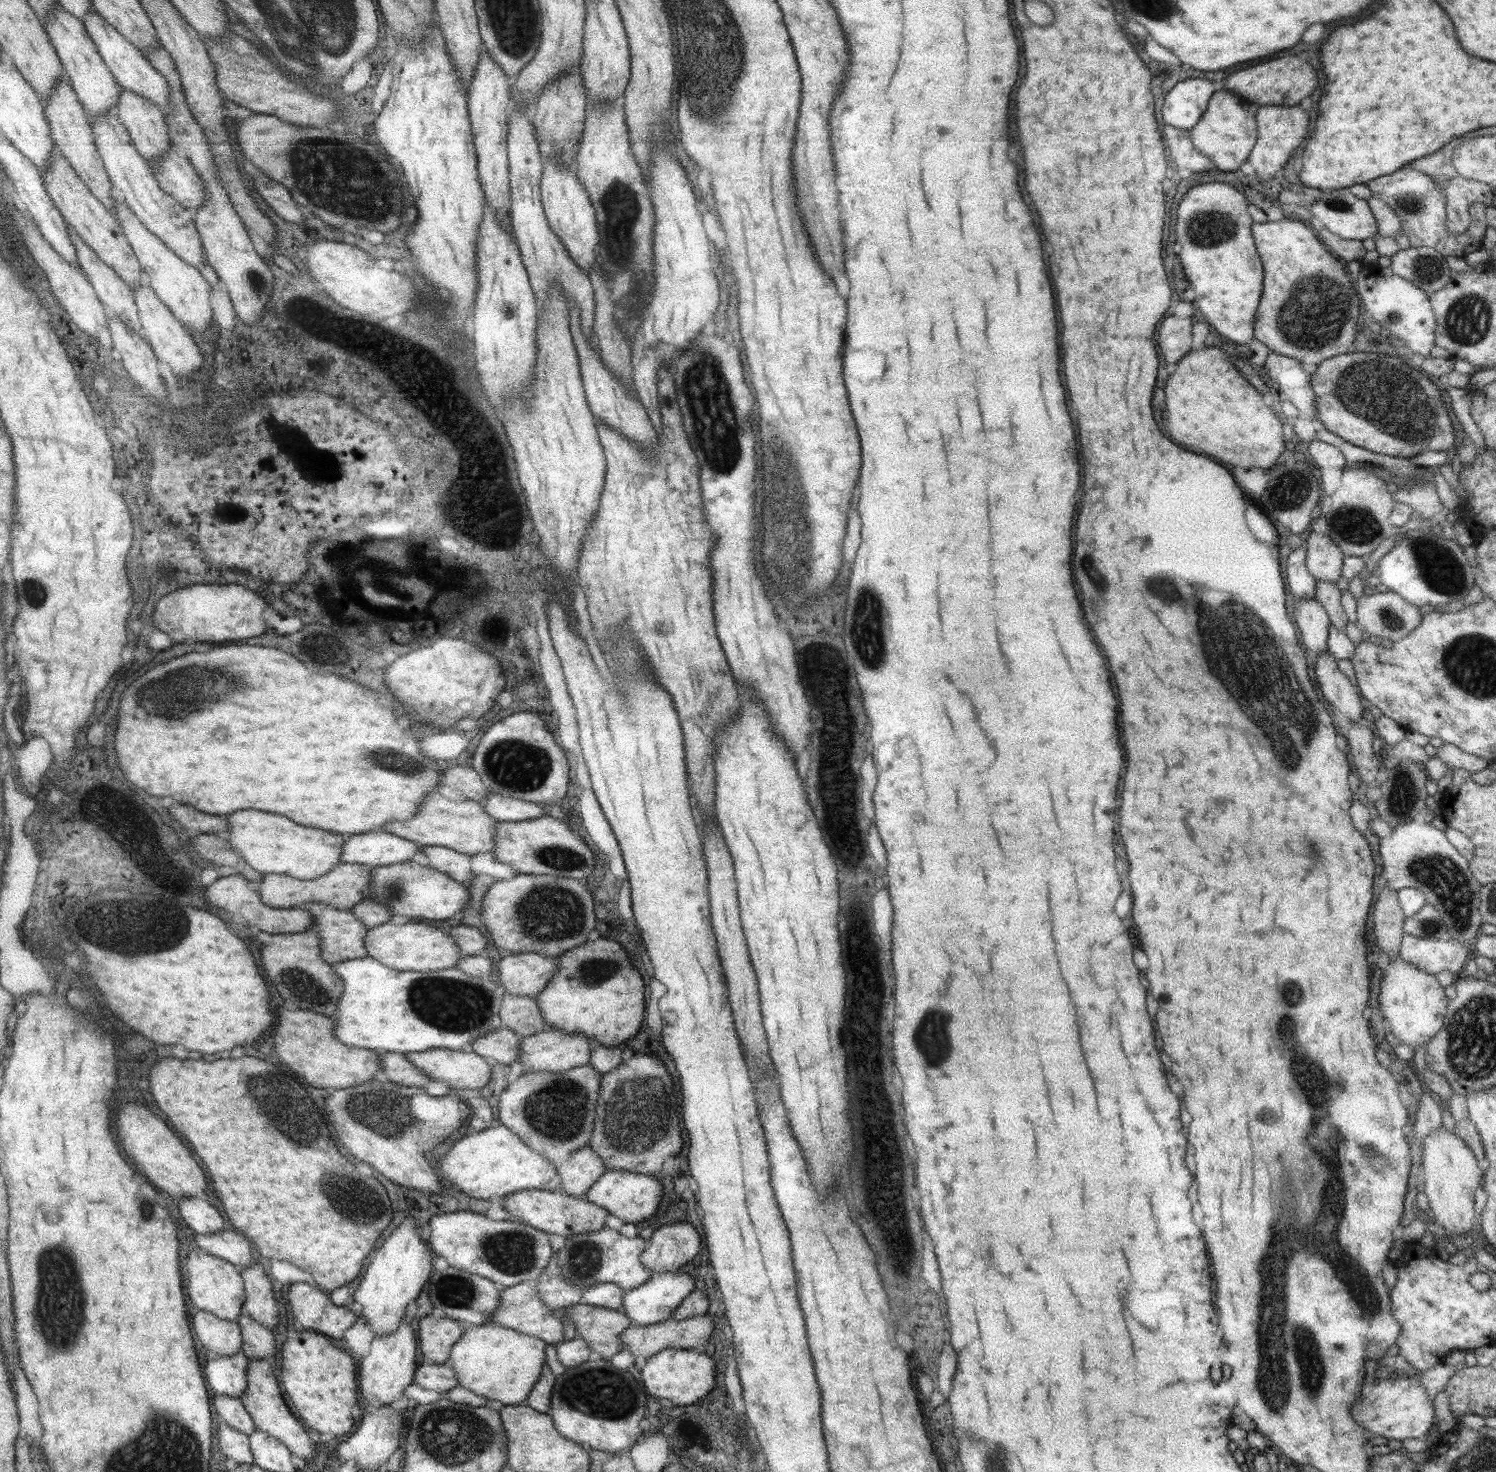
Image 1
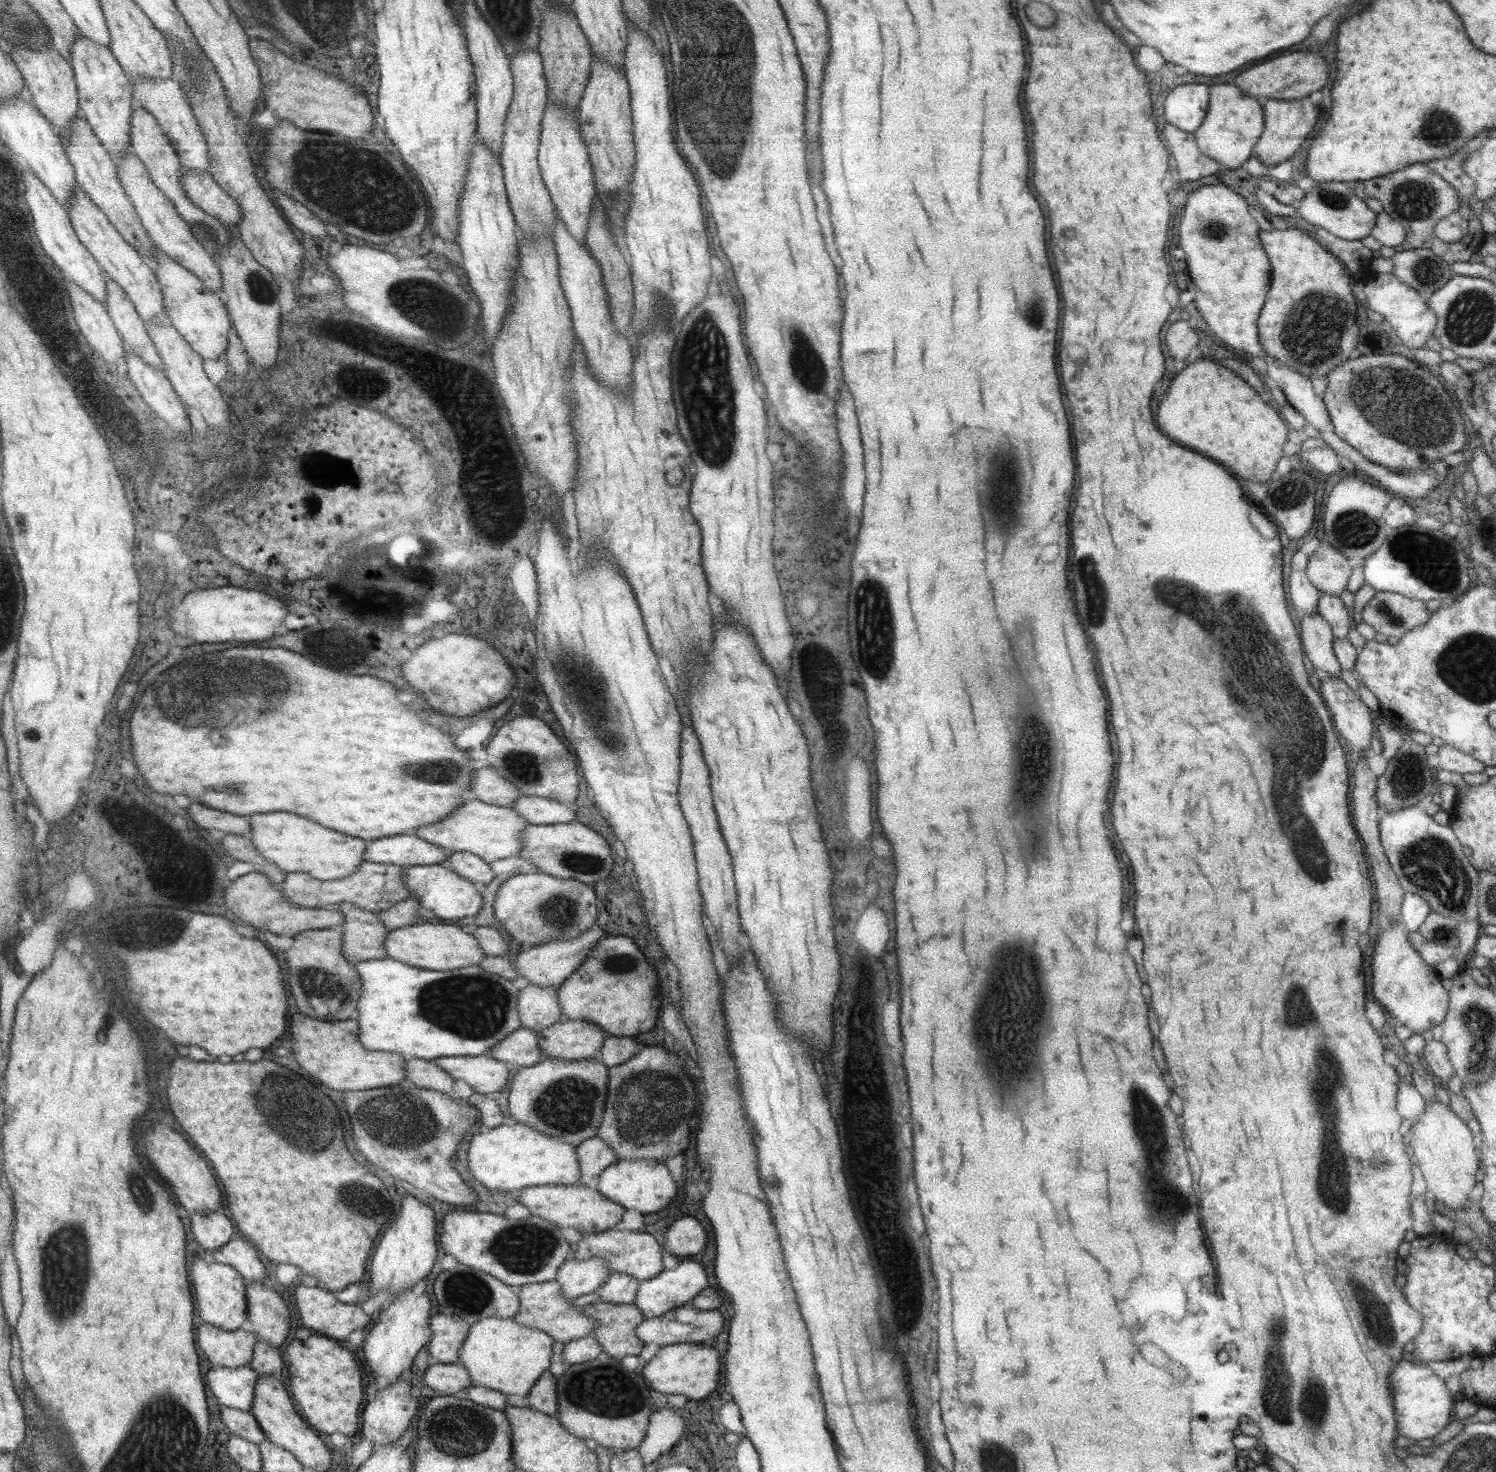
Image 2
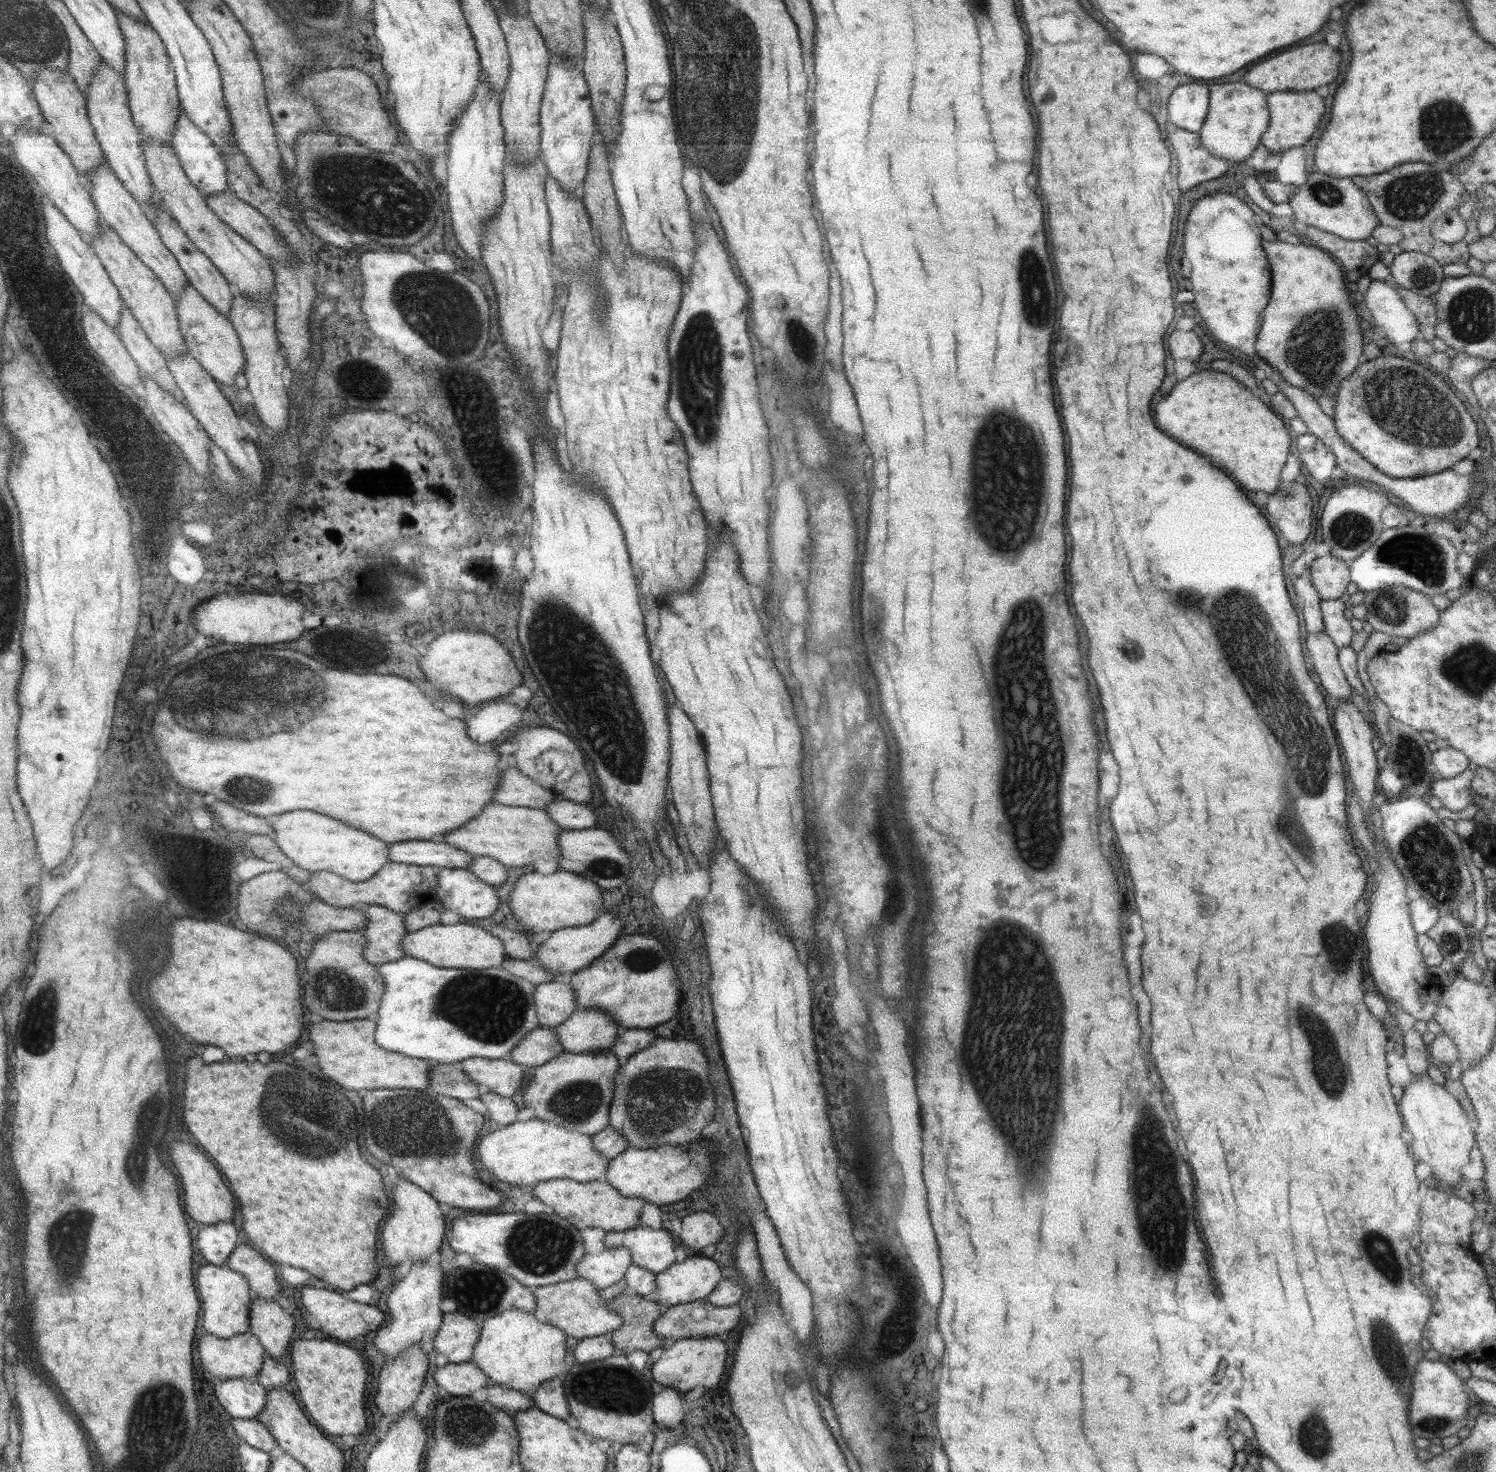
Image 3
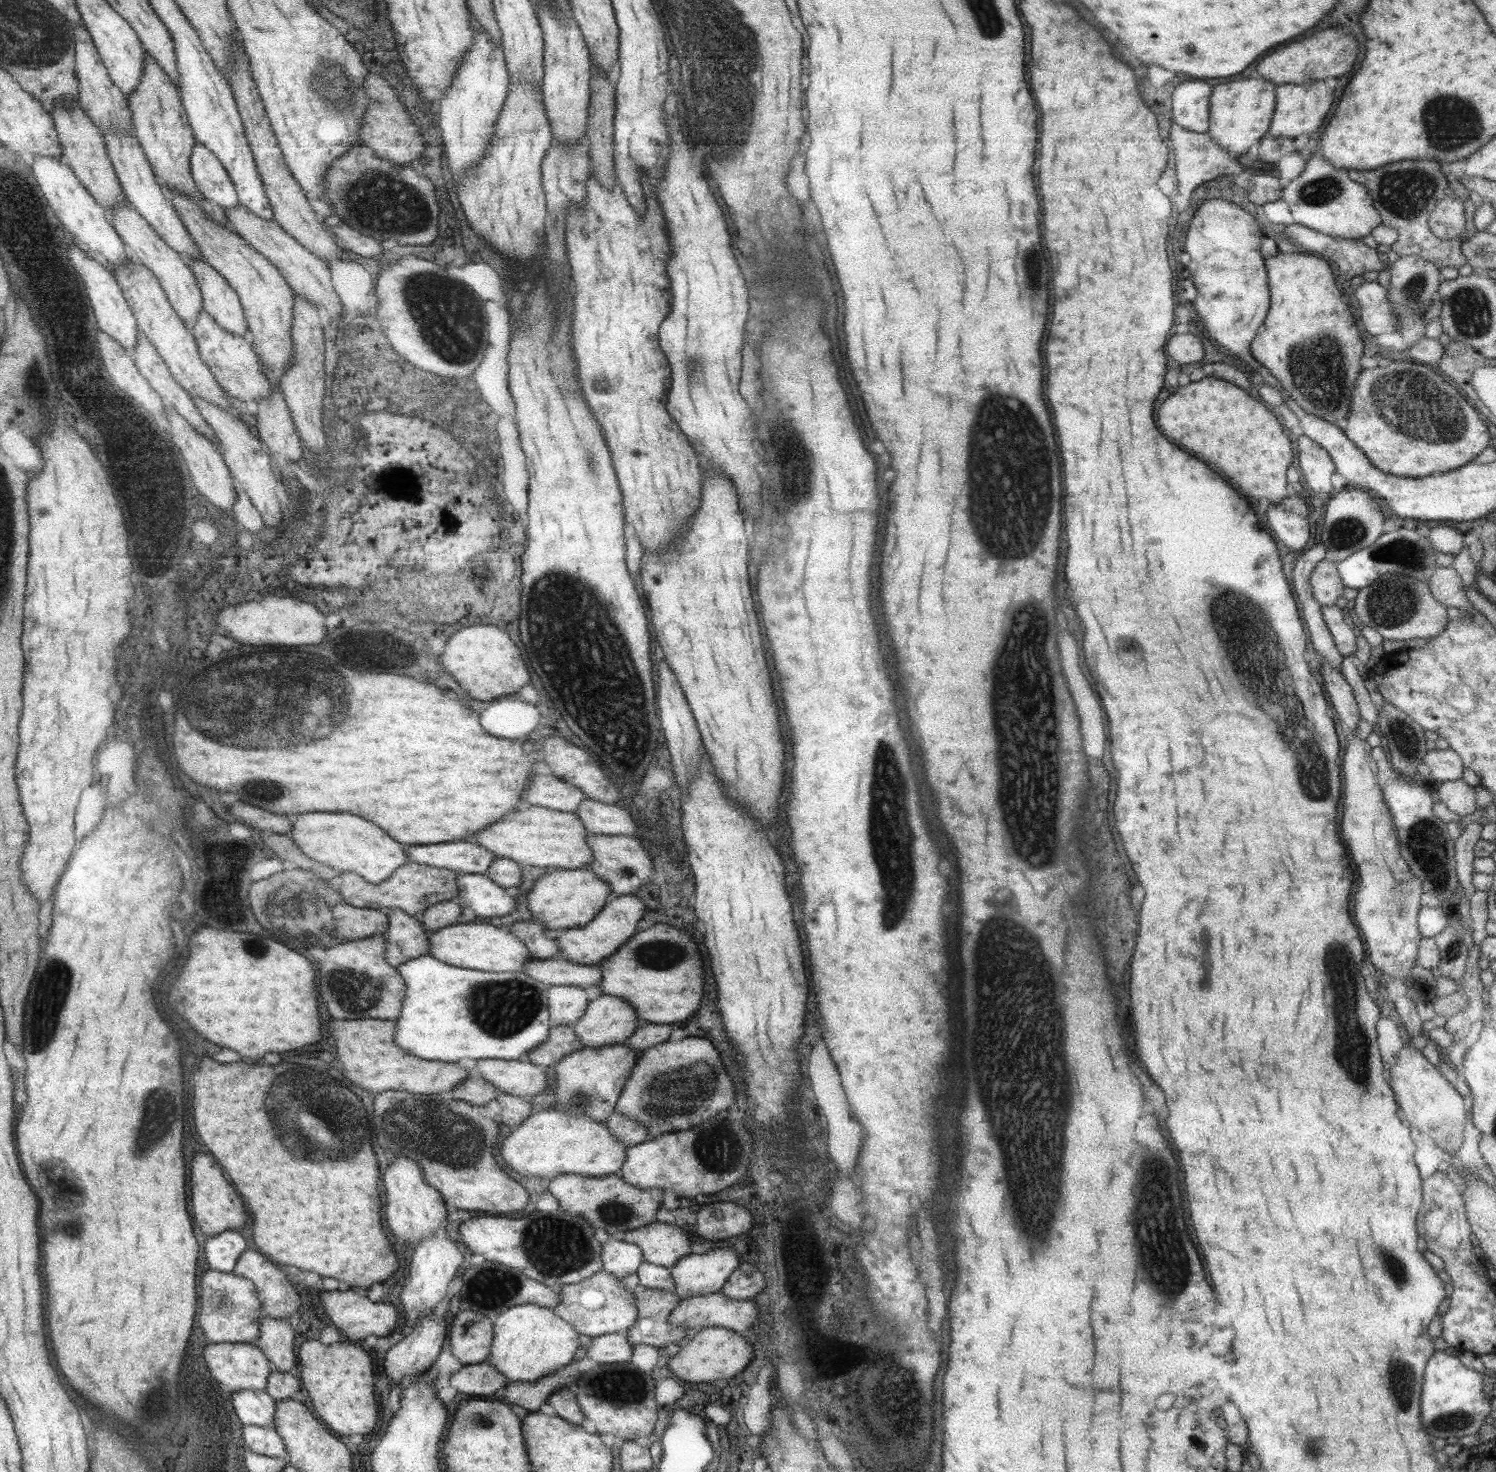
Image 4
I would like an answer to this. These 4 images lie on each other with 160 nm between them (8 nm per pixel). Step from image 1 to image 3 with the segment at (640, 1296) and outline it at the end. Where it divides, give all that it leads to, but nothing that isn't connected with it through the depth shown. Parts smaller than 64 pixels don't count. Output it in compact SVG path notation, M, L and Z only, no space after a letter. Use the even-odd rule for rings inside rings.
M700 1253L693 1254L685 1257L681 1263L673 1263L667 1267L667 1270L656 1273L655 1290L651 1293L650 1298L659 1304L661 1310L676 1304L703 1300L721 1279L721 1271L711 1258Z

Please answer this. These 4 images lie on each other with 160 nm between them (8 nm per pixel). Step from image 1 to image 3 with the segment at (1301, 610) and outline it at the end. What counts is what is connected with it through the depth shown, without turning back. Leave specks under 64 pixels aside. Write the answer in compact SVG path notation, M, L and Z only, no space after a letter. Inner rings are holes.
M1324 630L1315 634L1307 633L1305 637L1305 650L1307 650L1307 654L1311 657L1313 668L1318 674L1321 687L1327 691L1328 698L1330 700L1349 700L1352 688L1347 683L1339 666L1338 648L1333 644L1331 637Z

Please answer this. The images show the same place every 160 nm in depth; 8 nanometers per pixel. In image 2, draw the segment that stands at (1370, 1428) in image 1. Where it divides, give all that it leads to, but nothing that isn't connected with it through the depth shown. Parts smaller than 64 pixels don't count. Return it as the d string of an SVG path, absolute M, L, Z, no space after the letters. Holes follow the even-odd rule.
M1407 1357L1399 1359L1388 1372L1388 1387L1397 1435L1411 1438L1411 1440L1415 1441L1432 1438L1452 1420L1455 1401L1445 1389L1444 1380L1437 1378L1425 1363L1416 1365L1409 1361Z

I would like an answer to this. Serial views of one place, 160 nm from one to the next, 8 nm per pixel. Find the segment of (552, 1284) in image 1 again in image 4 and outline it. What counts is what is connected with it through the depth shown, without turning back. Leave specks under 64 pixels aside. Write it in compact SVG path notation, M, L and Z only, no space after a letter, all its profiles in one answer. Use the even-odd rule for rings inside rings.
M610 1239L601 1244L600 1270L610 1274L613 1278L623 1278L636 1272L643 1261L640 1248L622 1240Z

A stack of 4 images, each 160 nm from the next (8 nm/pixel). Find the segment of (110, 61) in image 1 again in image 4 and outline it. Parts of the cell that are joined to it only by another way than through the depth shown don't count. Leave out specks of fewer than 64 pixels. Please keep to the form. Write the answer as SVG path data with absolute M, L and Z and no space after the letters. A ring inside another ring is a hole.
M194 142L190 154L190 173L198 191L223 209L239 206L236 190L226 173L225 166L207 147Z

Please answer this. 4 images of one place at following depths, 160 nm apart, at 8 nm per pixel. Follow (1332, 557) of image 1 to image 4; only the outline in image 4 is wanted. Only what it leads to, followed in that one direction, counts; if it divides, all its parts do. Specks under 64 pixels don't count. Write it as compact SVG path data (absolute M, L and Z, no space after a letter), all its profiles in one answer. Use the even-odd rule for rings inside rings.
M1320 560L1309 575L1313 598L1323 605L1334 605L1345 594L1345 586L1339 576L1335 561Z

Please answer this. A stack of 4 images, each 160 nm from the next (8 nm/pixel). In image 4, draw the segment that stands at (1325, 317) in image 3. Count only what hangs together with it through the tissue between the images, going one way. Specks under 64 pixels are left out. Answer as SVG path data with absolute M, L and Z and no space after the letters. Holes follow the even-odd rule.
M1277 250L1276 254L1273 254L1273 256L1264 258L1264 263L1265 268L1267 268L1270 307L1268 308L1263 324L1257 329L1256 335L1250 343L1250 353L1261 366L1264 366L1279 381L1279 384L1305 412L1323 418L1323 420L1343 430L1346 425L1346 416L1349 412L1351 389L1354 385L1353 382L1355 382L1356 376L1361 372L1359 358L1363 355L1364 347L1362 339L1359 337L1359 328L1355 325L1355 318L1353 318L1353 314L1347 309L1347 303L1344 301L1346 289L1340 284L1330 264L1317 255L1307 254L1303 251L1300 251L1299 254L1294 252L1281 253L1281 251Z

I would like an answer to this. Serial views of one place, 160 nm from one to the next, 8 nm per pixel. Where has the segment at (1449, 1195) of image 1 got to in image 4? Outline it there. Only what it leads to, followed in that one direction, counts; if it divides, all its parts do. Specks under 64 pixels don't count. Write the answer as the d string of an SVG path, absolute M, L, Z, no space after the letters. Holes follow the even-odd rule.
M1409 1041L1396 1056L1389 1069L1391 1090L1399 1106L1400 1116L1411 1129L1431 1138L1432 1143L1451 1159L1463 1144L1463 1131L1466 1125L1464 1105L1467 1100L1458 1093L1448 1080L1441 1076L1437 1068L1422 1055L1420 1044Z

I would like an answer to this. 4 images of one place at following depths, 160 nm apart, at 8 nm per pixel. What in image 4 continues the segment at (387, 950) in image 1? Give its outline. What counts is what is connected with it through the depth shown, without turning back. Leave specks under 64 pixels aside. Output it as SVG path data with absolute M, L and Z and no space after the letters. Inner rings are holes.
M455 923L452 925L445 925L443 928L438 928L433 932L427 931L426 936L428 942L428 954L433 958L443 962L445 964L455 965L459 968L470 968L473 970L485 971L485 972L522 972L522 966L529 962L532 958L525 948L525 945L515 938L507 931L491 924L479 924L474 923Z

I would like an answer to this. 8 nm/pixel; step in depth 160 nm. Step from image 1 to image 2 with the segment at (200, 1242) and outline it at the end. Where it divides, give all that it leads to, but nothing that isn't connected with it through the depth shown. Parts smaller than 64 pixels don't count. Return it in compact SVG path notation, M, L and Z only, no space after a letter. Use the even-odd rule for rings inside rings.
M229 1239L223 1246L213 1249L212 1255L215 1262L231 1265L246 1282L271 1280L269 1264L261 1262L257 1250L245 1240Z

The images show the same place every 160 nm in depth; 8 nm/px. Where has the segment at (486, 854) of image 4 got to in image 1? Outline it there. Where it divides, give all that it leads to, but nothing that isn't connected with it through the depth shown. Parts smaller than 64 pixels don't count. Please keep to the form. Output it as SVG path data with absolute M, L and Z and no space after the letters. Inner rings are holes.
M384 831L349 835L344 840L339 860L369 867L385 866L411 859L421 845Z

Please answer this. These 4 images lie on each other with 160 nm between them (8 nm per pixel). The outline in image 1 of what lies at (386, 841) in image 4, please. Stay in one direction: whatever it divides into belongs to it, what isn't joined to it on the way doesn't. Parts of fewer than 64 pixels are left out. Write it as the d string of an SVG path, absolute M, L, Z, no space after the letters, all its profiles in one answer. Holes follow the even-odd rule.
M239 810L227 816L227 838L231 850L245 860L245 862L259 873L285 874L291 878L299 880L313 880L321 876L330 868L340 863L339 853L341 852L344 840L347 835L341 835L333 832L323 831L318 828L299 826L291 820L285 820L283 816L273 816L267 812L257 812L257 810Z

